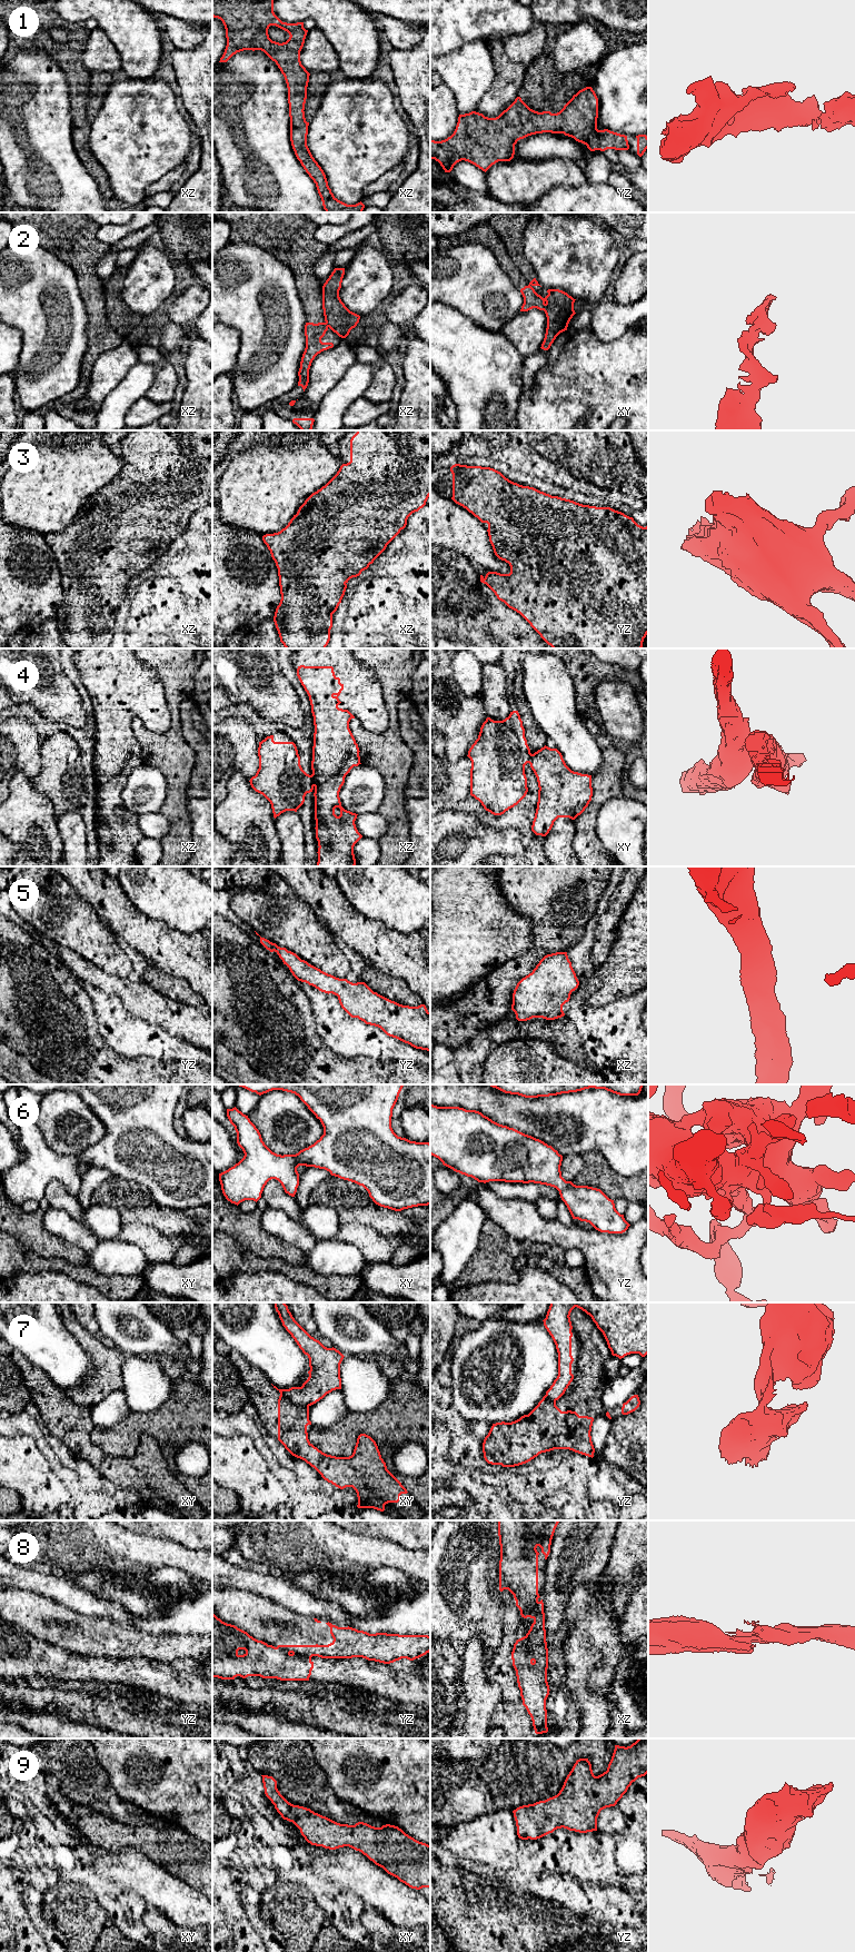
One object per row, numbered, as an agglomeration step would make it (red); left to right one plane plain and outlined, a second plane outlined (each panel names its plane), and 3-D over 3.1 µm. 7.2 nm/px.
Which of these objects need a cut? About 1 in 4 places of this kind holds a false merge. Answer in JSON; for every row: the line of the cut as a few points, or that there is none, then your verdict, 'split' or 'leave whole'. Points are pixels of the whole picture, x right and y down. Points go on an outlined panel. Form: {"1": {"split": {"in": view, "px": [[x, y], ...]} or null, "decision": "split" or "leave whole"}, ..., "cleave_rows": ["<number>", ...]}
{"1": {"split": null, "decision": "leave whole"}, "2": {"split": {"in": "xy", "px": [[546, 304], [544, 310]]}, "decision": "split"}, "3": {"split": null, "decision": "leave whole"}, "4": {"split": {"in": "xz", "px": [[311, 774], [314, 785]]}, "decision": "split"}, "5": {"split": null, "decision": "leave whole"}, "6": {"split": null, "decision": "leave whole"}, "7": {"split": {"in": "xy", "px": [[280, 1393], [295, 1403], [308, 1406]]}, "decision": "split"}, "8": {"split": {"in": "yz", "px": [[292, 1653], [310, 1657]]}, "decision": "split"}, "9": {"split": null, "decision": "leave whole"}, "cleave_rows": ["2", "4", "7", "8"]}

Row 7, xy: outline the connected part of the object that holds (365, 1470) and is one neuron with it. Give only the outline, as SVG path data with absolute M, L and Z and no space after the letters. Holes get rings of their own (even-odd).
M280 1394L278 1399L278 1440L292 1456L305 1460L328 1483L340 1489L352 1487L357 1493L358 1508L374 1508L384 1512L386 1504L398 1503L400 1495L408 1493L401 1483L387 1469L378 1446L370 1436L366 1434L358 1436L351 1456L336 1457L322 1453L309 1441L308 1425L311 1425L309 1406L295 1404Z

